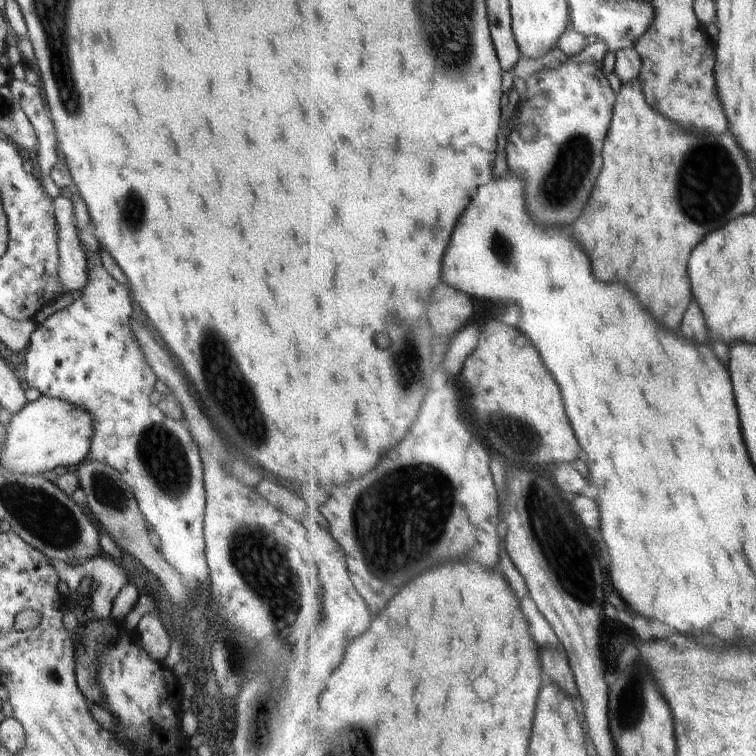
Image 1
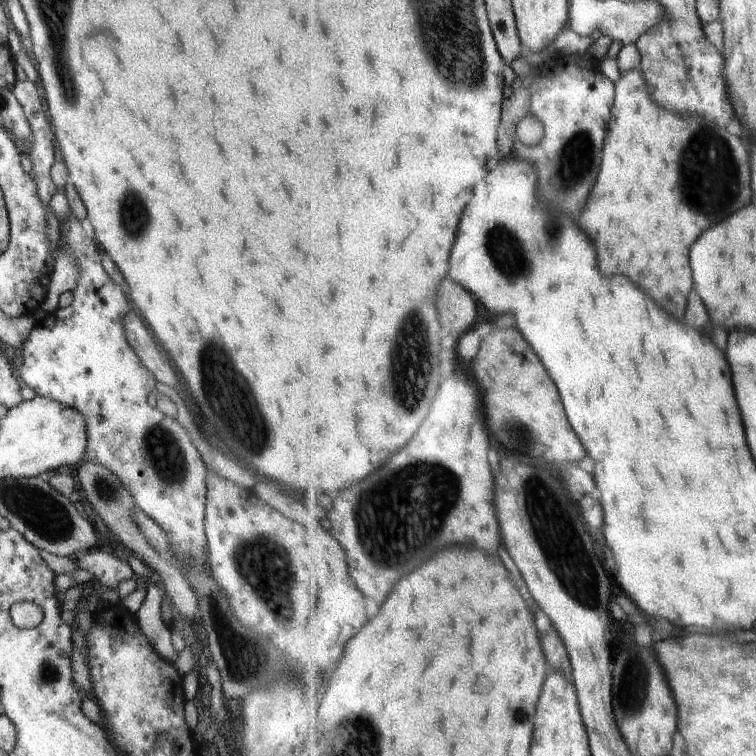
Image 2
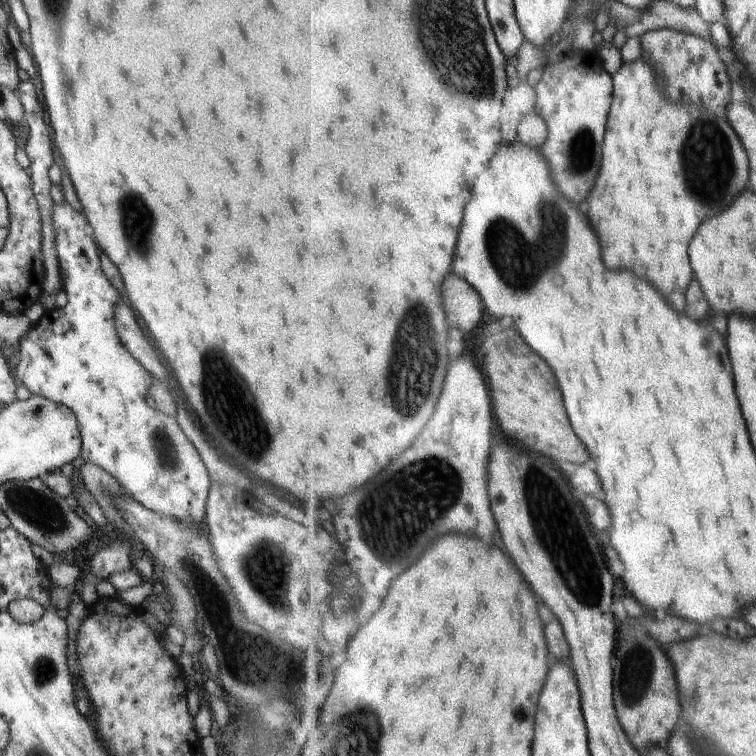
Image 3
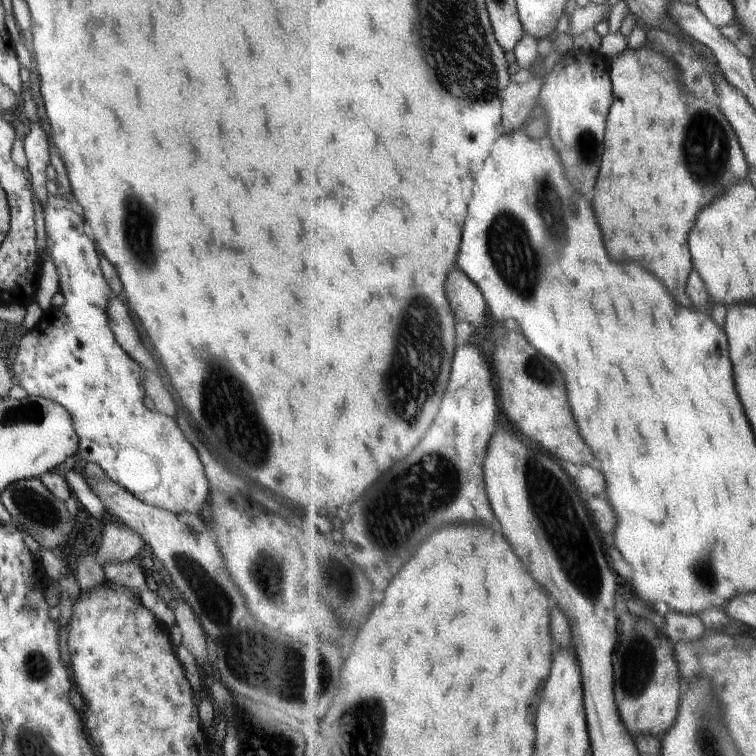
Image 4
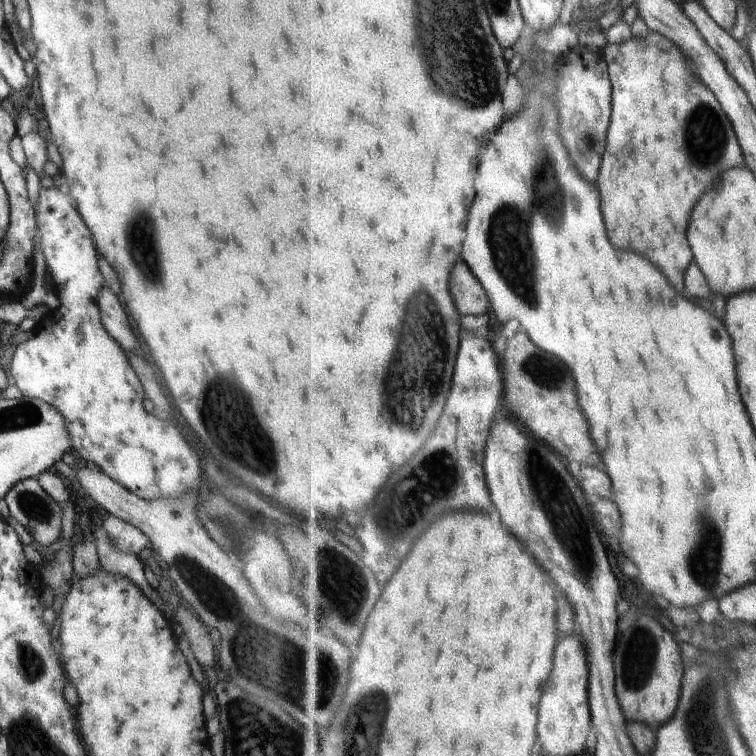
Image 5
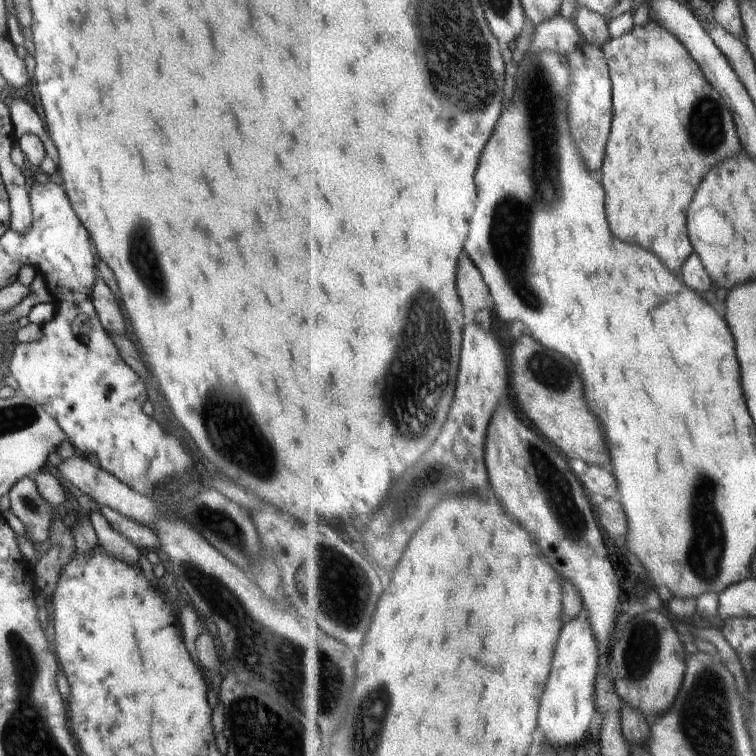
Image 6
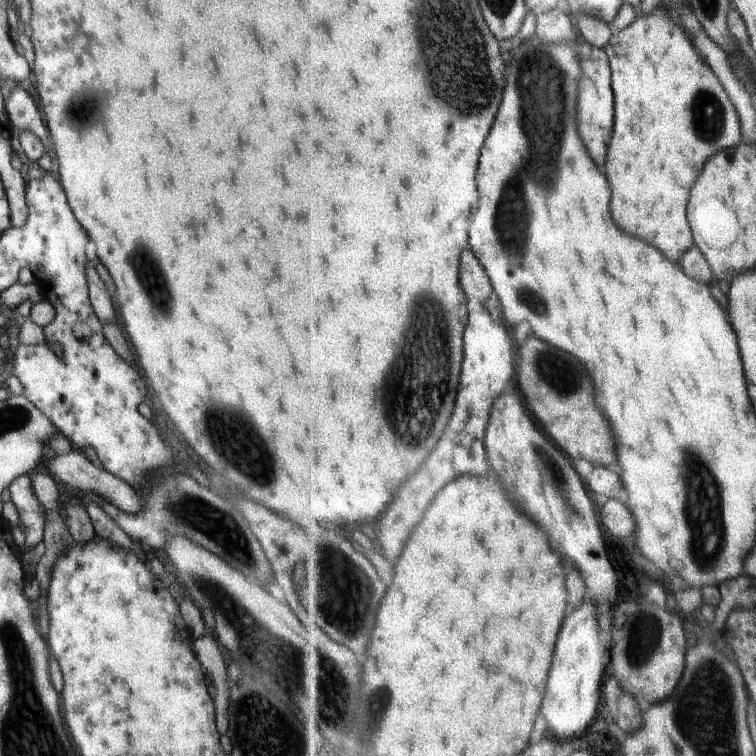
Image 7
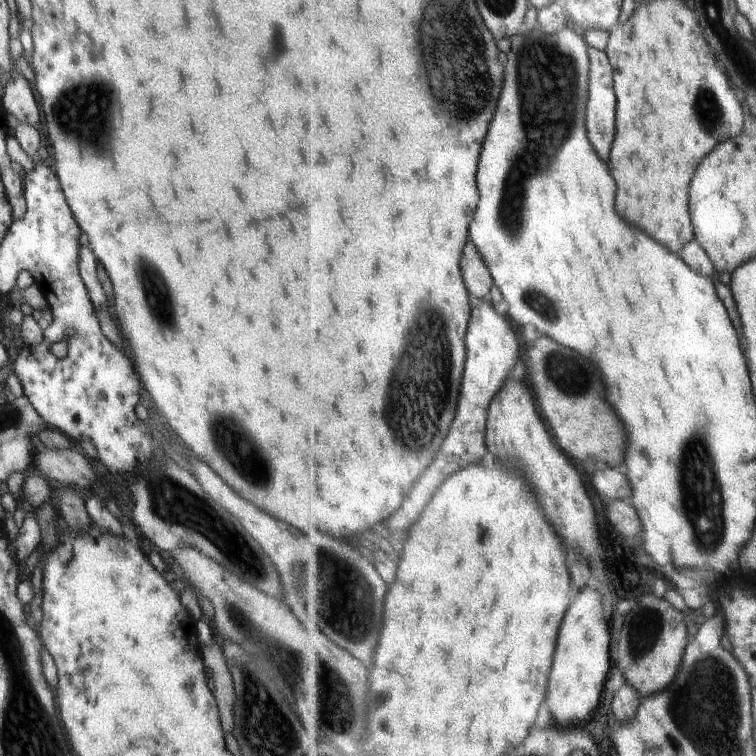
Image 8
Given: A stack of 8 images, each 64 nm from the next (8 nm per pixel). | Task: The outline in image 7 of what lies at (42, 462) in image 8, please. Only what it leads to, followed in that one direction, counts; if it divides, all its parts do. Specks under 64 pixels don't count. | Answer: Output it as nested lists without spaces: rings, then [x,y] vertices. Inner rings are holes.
[[[73,448],[68,454],[56,454],[54,458],[44,458],[44,460],[44,465],[48,468],[49,474],[60,478],[64,484],[69,484],[72,487],[84,490],[84,493],[93,492],[100,494],[100,496],[103,496],[106,500],[110,500],[118,509],[128,514],[137,514],[142,509],[141,496],[138,496],[138,492],[120,478],[105,472],[103,469],[96,468],[96,466],[86,458],[83,450]]]

